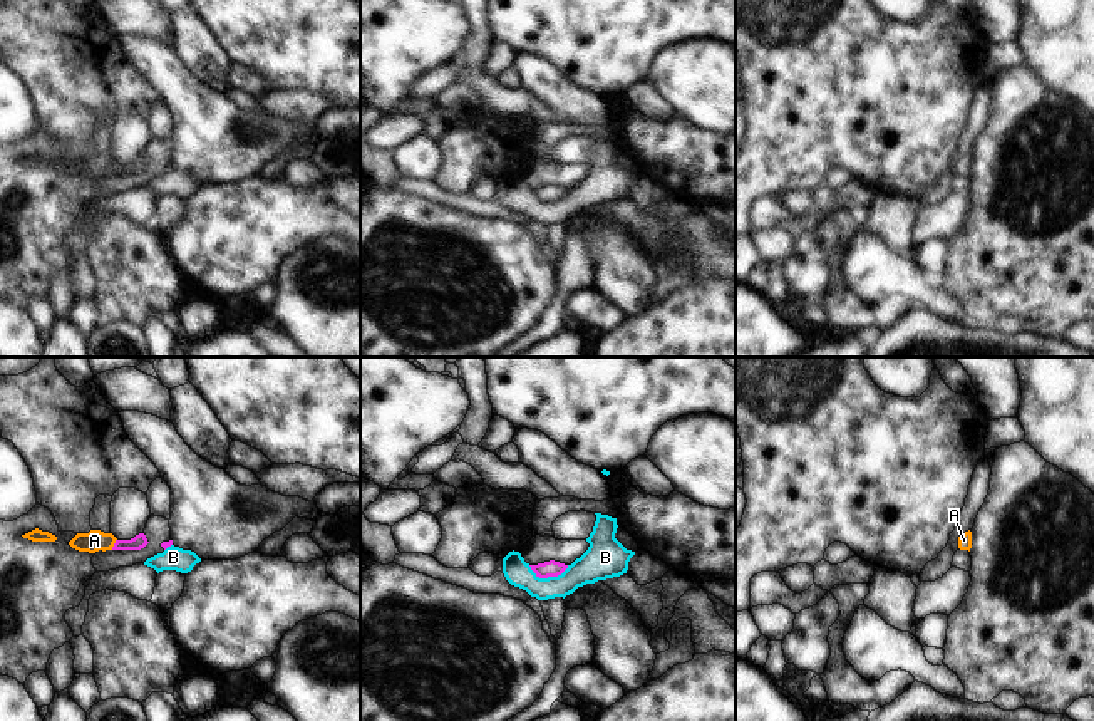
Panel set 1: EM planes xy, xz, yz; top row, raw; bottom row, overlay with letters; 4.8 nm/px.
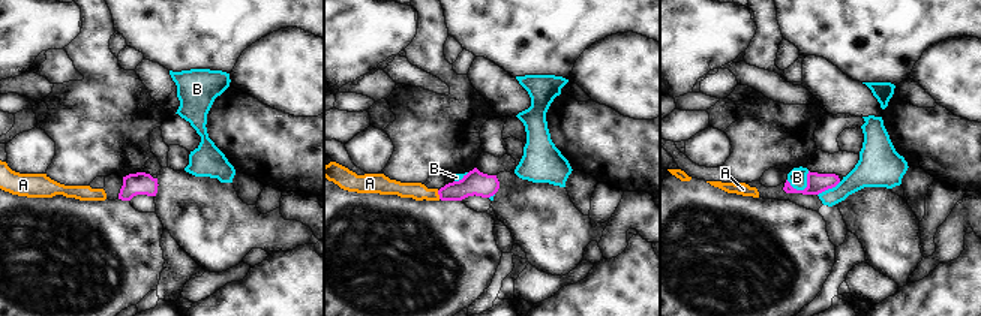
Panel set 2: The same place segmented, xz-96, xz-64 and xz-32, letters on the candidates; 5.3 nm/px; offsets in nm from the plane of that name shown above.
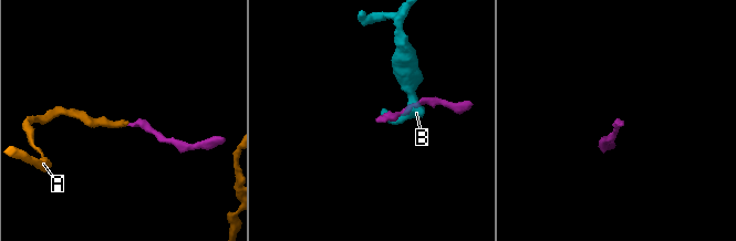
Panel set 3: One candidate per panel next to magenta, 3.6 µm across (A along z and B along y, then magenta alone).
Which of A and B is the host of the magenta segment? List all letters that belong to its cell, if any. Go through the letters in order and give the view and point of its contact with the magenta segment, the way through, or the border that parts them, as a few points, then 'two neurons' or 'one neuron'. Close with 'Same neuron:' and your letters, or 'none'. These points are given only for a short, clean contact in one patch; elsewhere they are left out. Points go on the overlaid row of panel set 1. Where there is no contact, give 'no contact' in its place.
A: meets magenta in xy at (114, 544); runs through xy (138, 542), (114, 544), (94, 540); one neuron
B: meets magenta in xz at (548, 575); border along xz (528, 565), (540, 577), (557, 577), (568, 565); two neurons
Same neuron: A

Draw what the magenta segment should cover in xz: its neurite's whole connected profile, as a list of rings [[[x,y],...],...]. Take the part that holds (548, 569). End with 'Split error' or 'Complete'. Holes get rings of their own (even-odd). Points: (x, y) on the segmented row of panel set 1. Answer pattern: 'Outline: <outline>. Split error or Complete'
Outline: [[[555,560],[538,563],[538,565],[529,565],[529,567],[539,578],[558,577],[568,568],[568,565]]]. Complete

